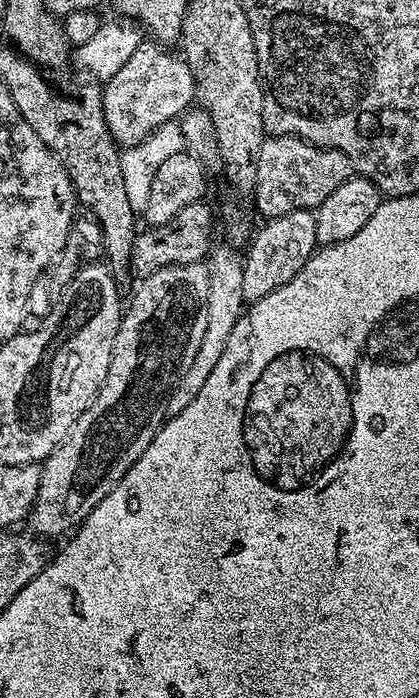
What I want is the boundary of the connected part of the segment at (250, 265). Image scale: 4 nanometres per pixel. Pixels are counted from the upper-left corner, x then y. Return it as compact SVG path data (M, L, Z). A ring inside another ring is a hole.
M303 208L290 210L290 214L282 214L273 220L264 220L255 229L254 235L246 245L246 255L242 266L242 298L245 302L266 298L278 286L286 286L302 266L317 251L316 214L315 211Z

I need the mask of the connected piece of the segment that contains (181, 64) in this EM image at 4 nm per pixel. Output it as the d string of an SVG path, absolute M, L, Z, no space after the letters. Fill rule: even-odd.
M156 42L141 43L118 74L114 74L102 88L102 110L106 126L117 145L141 144L163 124L171 124L193 107L196 100L196 79L188 61L179 55L163 52Z

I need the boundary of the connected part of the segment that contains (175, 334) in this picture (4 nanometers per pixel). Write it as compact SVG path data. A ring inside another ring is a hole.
M201 262L166 266L157 272L147 273L141 279L145 280L137 286L132 301L129 304L127 301L120 317L120 325L112 343L110 370L98 394L78 418L78 422L74 422L67 438L42 461L38 498L30 513L33 533L44 538L63 537L79 528L81 520L90 515L94 506L98 506L98 502L106 498L106 494L110 494L110 490L124 477L126 470L130 470L130 466L138 462L146 446L150 446L150 442L156 437L156 431L166 419L162 411L166 397L174 390L174 386L178 386L182 374L186 374L190 362L194 362L198 346L202 346L202 334L206 334L211 277L207 263Z

